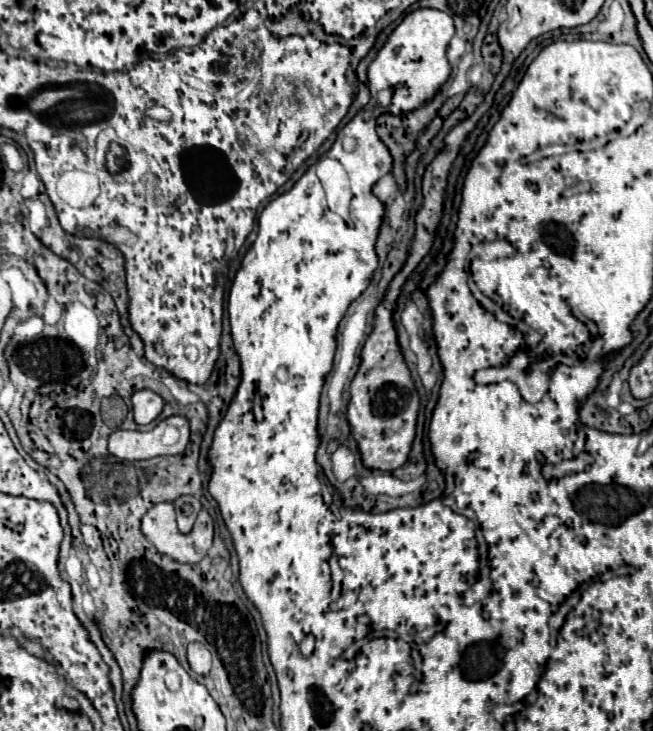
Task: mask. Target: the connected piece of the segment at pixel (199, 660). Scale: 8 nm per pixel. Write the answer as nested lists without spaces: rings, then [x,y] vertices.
[[[194,641],[188,645],[188,663],[192,667],[192,671],[196,671],[198,675],[208,675],[210,673],[210,653],[208,649]]]

